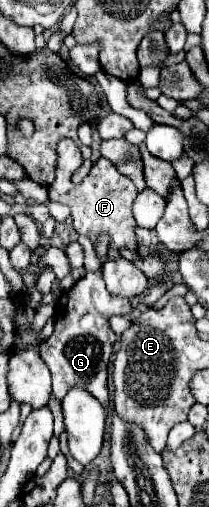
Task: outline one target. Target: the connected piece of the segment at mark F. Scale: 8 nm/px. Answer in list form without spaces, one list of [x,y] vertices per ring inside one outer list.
[[[103,156],[93,164],[91,172],[79,186],[73,186],[69,178],[57,178],[53,186],[49,186],[49,200],[67,204],[71,208],[73,228],[77,230],[79,236],[87,236],[93,244],[97,242],[97,236],[101,234],[109,236],[107,260],[121,258],[119,248],[127,248],[137,254],[137,236],[135,236],[137,224],[131,214],[131,204],[135,196],[137,196],[135,184],[117,168],[113,168],[113,164]]]

